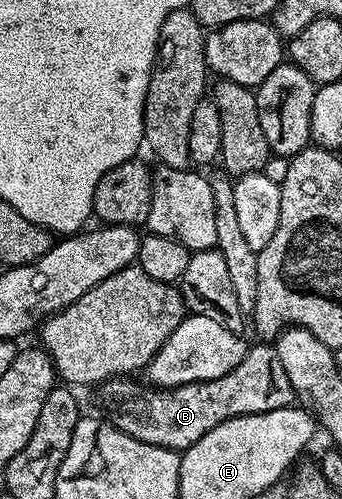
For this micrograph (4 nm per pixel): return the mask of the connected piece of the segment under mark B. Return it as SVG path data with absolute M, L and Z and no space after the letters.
M269 343L250 344L245 358L219 379L196 381L174 389L144 387L137 393L133 379L114 379L100 386L101 401L105 404L108 420L131 439L151 443L155 447L184 451L190 449L211 427L219 427L227 419L252 413L266 413L288 409L294 404L295 394L283 363L279 363L276 348Z

